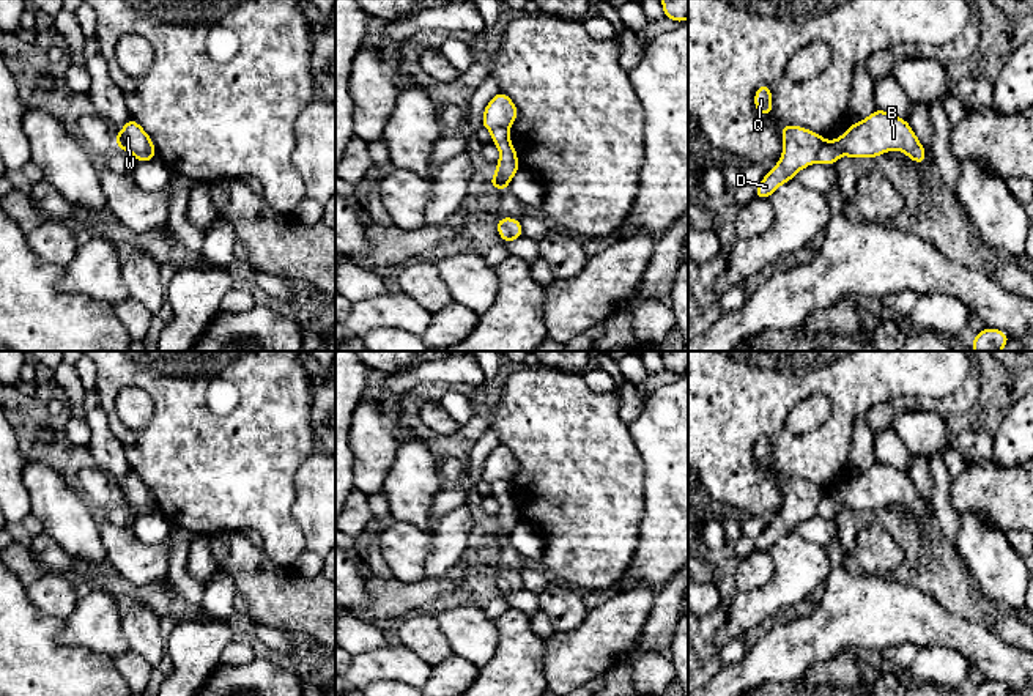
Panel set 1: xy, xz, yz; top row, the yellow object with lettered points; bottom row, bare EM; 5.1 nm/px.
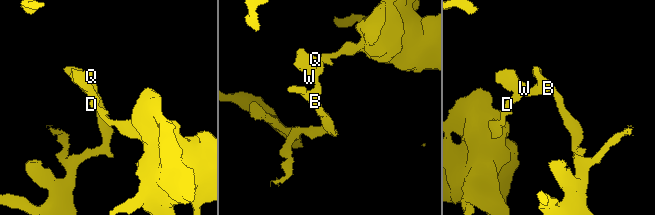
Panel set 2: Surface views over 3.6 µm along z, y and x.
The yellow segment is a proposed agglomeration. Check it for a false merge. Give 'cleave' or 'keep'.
cleave

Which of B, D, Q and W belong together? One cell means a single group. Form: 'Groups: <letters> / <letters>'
Groups: B / D Q W

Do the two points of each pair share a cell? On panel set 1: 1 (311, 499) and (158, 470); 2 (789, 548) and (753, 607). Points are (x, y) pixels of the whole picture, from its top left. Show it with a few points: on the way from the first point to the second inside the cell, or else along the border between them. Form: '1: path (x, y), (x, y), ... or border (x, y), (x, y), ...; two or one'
1: border (304, 460), (295, 476), (292, 506), (301, 533); two
2: path (789, 564), (789, 575), (769, 596); one

